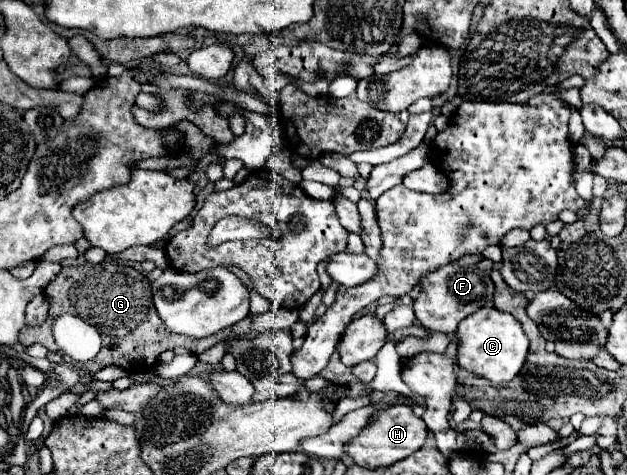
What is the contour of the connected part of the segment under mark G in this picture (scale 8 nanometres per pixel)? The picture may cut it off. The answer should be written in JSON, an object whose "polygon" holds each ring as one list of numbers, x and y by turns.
{"polygon":[[105,259,97,265,85,261,83,265,63,267,61,273,45,287,45,299,49,303,49,319,41,325,23,327,23,331,19,333,19,343,23,343,25,347,39,343,45,345,49,351,55,351,53,346,57,344,49,331,53,317,57,313,75,313,83,321,95,325,103,337,103,347,99,355,85,363,85,369,89,373,95,373,107,365,117,365,129,373,137,373,155,365,163,351,173,351,177,347,185,347,191,353,199,355,229,337,233,331,233,327,227,327,227,331,219,331,219,335,211,335,207,339,187,339,185,335,171,335,163,327,163,321,153,307,151,281,141,271,111,259]]}

